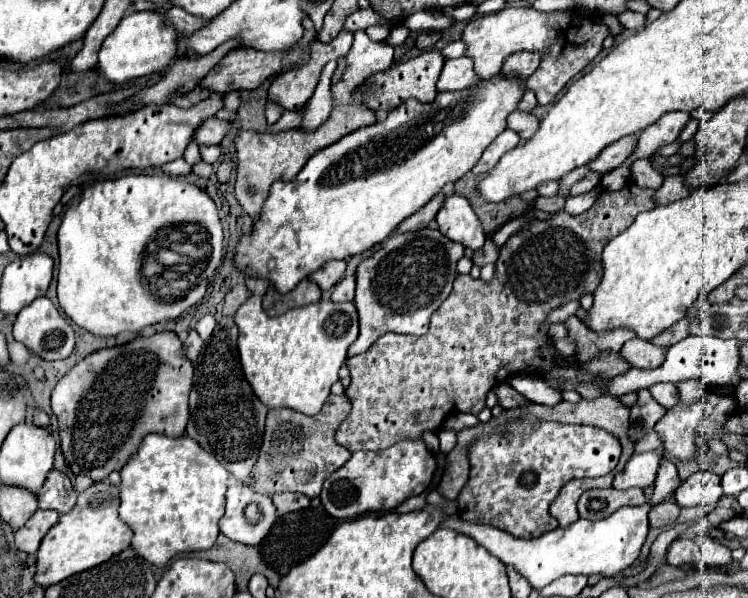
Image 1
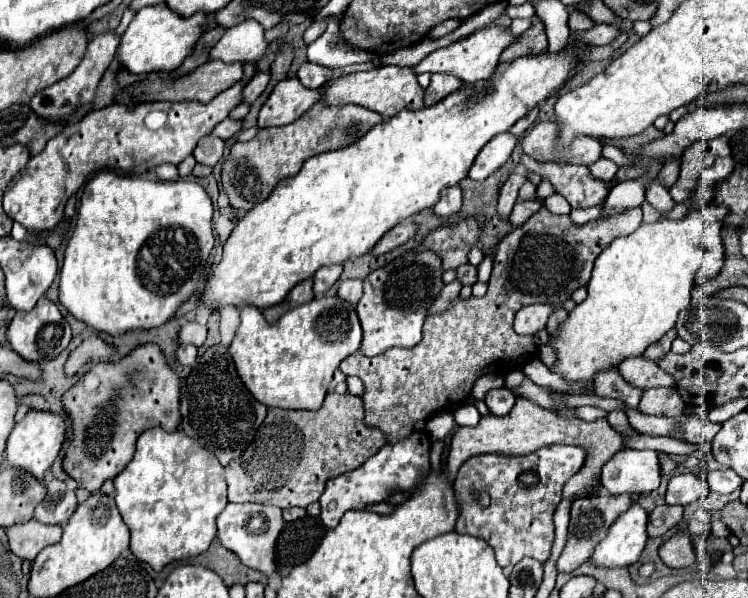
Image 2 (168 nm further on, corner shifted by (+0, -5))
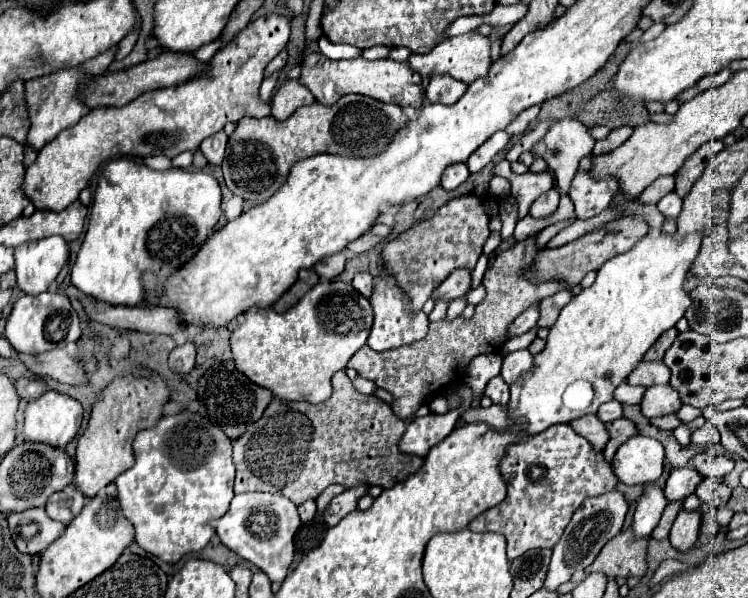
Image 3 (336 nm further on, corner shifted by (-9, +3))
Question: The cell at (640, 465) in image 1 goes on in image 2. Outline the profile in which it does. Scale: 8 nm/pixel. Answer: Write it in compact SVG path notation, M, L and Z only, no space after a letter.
M623 448L605 466L601 484L609 494L649 494L659 486L659 458L655 450Z

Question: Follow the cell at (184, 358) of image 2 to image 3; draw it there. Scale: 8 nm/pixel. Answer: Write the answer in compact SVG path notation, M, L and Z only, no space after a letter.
M192 342L176 346L170 352L170 368L178 374L188 374L194 368L194 360L196 360L196 348Z

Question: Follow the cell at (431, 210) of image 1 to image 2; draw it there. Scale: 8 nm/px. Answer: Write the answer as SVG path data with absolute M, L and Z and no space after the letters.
M407 220L405 224L397 224L395 228L391 228L379 242L377 246L371 250L373 254L387 254L393 248L405 244L409 238L413 238L417 234L417 224L413 220Z

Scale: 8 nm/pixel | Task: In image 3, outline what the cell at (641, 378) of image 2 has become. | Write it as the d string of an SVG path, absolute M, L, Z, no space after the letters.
M644 360L626 378L628 384L644 388L656 384L668 384L668 380L670 380L670 370L664 366L664 362L644 362Z

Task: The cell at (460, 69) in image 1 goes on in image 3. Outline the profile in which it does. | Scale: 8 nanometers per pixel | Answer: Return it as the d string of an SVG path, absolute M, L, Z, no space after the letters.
M434 76L426 88L426 100L432 104L454 104L468 86L452 76Z

